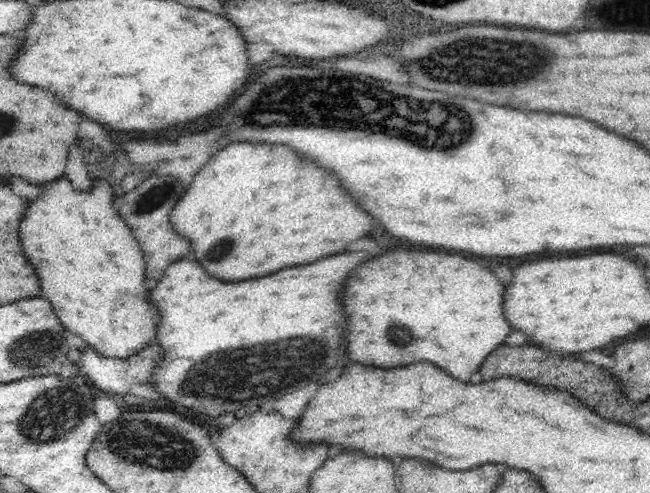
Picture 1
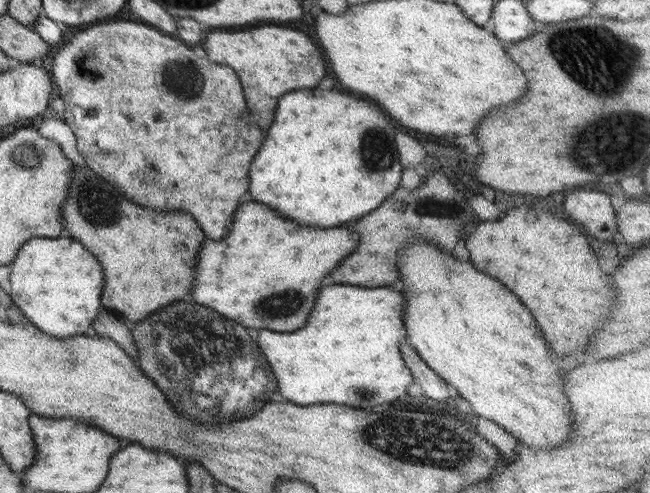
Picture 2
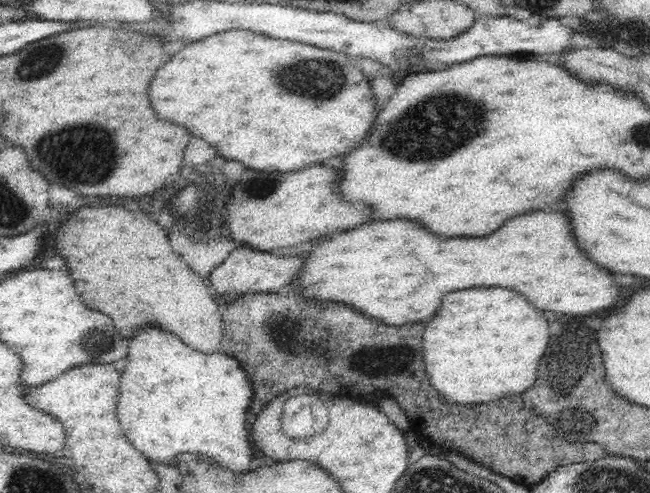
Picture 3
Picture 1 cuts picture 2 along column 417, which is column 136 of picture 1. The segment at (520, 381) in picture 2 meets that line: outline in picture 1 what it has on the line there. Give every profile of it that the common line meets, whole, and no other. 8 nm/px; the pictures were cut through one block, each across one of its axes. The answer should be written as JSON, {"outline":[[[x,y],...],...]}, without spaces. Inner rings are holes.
{"outline":[[[58,178],[58,180],[50,182],[50,184],[42,184],[40,186],[42,188],[42,194],[36,200],[32,200],[28,204],[26,212],[24,212],[24,218],[22,218],[22,224],[20,224],[20,246],[22,246],[22,252],[26,254],[28,262],[34,266],[36,276],[40,278],[40,286],[42,286],[40,294],[50,300],[52,308],[55,310],[57,317],[66,330],[86,340],[88,345],[96,349],[102,356],[108,358],[132,357],[135,352],[154,342],[154,332],[156,332],[156,326],[160,322],[159,312],[152,306],[152,303],[149,301],[149,290],[144,287],[145,260],[143,252],[133,235],[131,227],[125,223],[125,220],[112,205],[112,202],[114,202],[114,187],[107,180],[100,179],[93,180],[93,182],[94,184],[87,191],[78,192],[76,192],[74,186],[66,178]]]}

